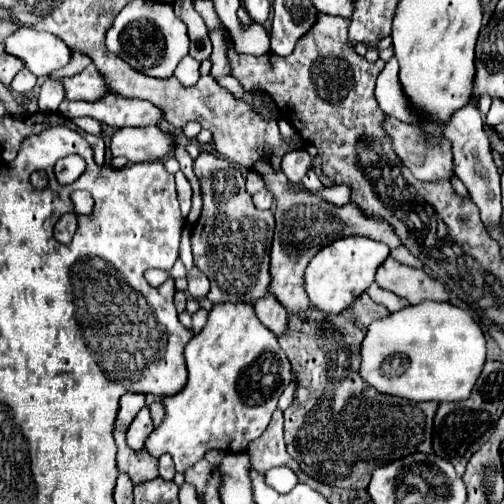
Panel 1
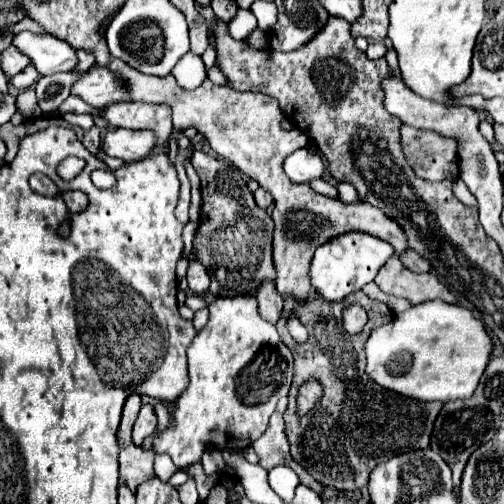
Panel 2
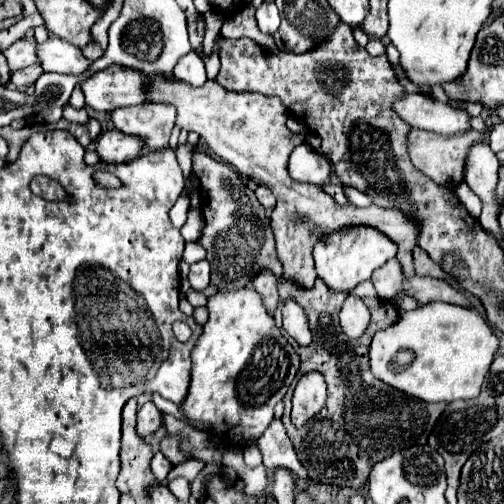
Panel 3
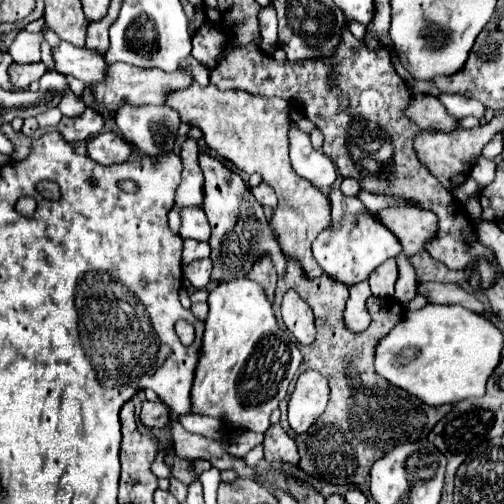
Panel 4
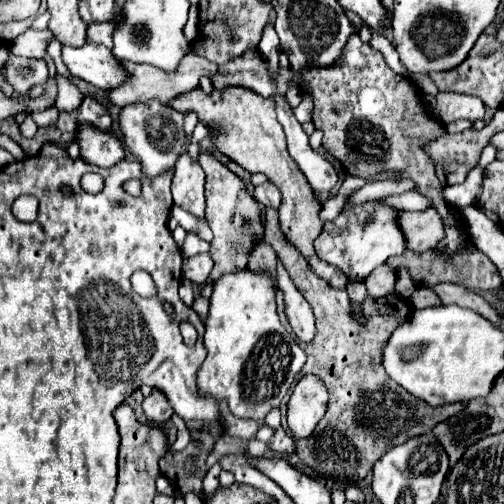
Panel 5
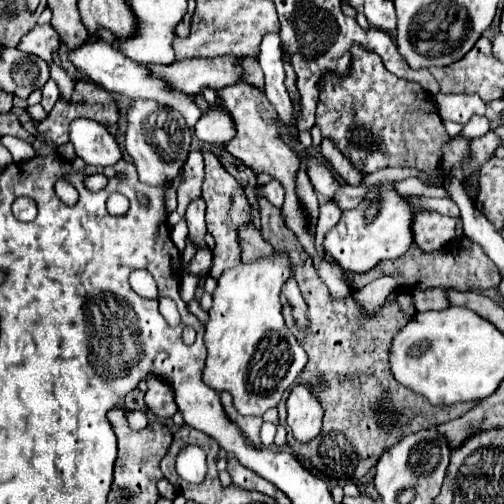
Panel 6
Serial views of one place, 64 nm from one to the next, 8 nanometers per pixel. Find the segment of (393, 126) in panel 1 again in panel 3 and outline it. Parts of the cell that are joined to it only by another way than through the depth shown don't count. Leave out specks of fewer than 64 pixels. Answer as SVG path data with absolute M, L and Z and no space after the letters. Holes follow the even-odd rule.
M412 128L408 132L408 154L410 154L412 164L422 174L426 174L428 178L432 178L436 184L448 184L450 188L456 188L464 180L464 160L466 160L468 148L472 146L472 142L478 142L478 140L488 142L488 136L480 134L476 130L464 132L464 134L442 136L442 134L434 134L434 132Z

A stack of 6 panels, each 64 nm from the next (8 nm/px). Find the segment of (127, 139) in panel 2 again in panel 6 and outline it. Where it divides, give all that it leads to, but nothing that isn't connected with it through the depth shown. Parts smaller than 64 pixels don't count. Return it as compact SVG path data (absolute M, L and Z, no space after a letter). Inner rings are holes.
M74 120L70 128L70 142L78 158L94 166L112 166L122 158L116 138L94 120Z

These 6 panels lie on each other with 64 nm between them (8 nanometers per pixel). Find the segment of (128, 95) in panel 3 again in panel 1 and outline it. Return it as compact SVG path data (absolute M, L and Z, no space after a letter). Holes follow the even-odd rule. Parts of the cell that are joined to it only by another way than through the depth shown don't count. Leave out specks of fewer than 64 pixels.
M94 64L86 66L76 76L62 78L60 82L64 86L66 100L88 100L88 102L94 102L100 96L108 94L108 88L104 86L104 78L100 78L100 72L96 72Z

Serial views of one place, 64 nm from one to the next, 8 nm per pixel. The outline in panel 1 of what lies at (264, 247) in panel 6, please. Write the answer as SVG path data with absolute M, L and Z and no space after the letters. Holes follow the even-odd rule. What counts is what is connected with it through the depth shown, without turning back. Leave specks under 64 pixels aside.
M266 294L264 298L260 298L256 304L254 304L254 310L256 310L256 316L258 320L268 328L272 330L276 336L282 336L288 328L288 312L284 312L284 308L280 308L280 302L272 296L272 294Z

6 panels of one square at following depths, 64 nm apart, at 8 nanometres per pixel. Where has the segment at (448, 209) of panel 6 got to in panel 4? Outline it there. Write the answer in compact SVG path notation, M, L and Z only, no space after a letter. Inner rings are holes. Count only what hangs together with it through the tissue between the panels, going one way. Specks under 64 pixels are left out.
M360 190L360 192L356 194L356 198L358 198L366 208L370 208L370 210L386 208L386 206L396 206L396 204L404 204L402 200L392 200L390 196L374 196L374 194L366 192L366 190Z

